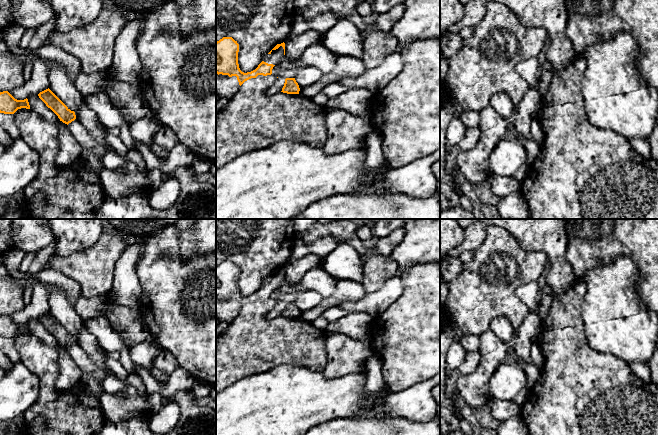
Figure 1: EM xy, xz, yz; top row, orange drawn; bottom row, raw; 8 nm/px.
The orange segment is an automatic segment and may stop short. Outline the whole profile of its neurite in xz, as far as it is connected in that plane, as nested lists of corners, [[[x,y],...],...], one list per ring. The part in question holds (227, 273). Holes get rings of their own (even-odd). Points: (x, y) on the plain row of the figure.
[[[223,261],[216,266],[216,297],[236,300],[241,310],[245,305],[256,302],[258,299],[271,299],[272,293],[285,279],[285,267],[277,268],[258,289],[251,295],[244,297],[238,288],[239,268],[232,261]]]

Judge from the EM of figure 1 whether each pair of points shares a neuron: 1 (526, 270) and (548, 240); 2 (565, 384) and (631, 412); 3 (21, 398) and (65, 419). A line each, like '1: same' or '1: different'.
1: different
2: same
3: different

